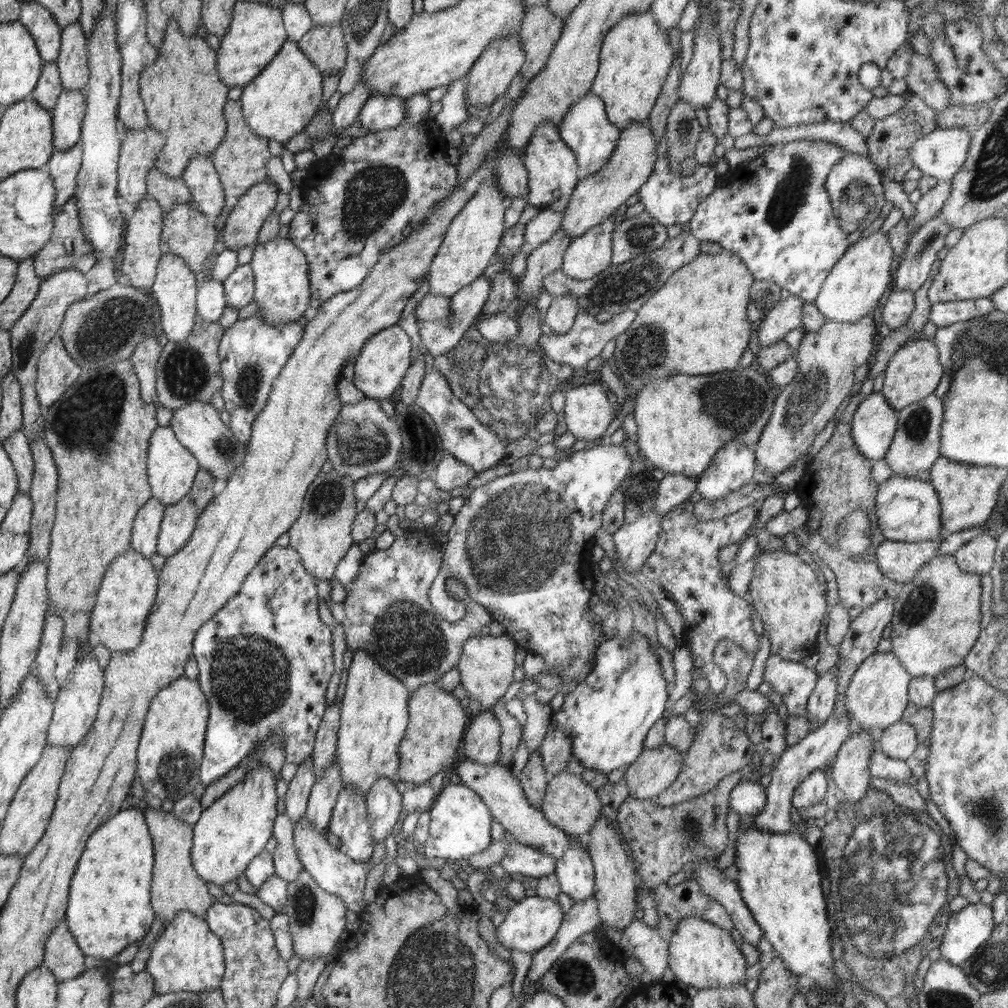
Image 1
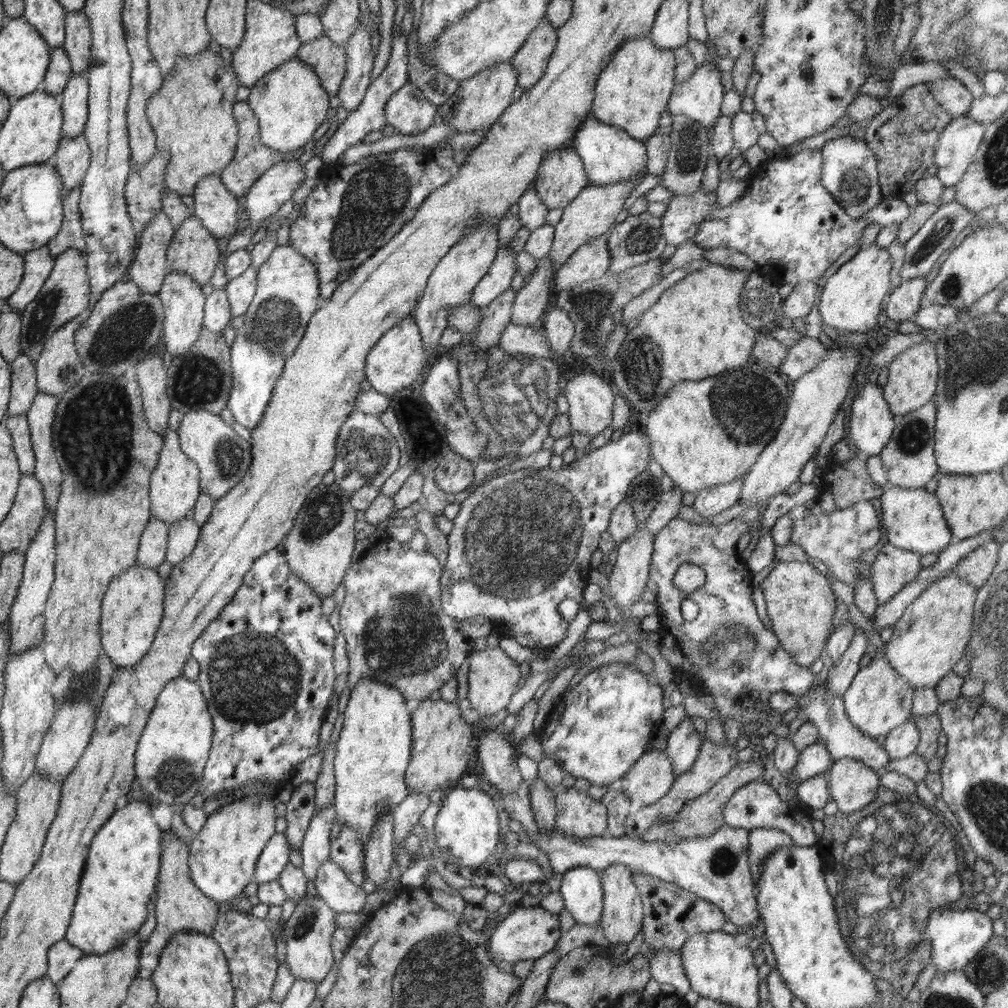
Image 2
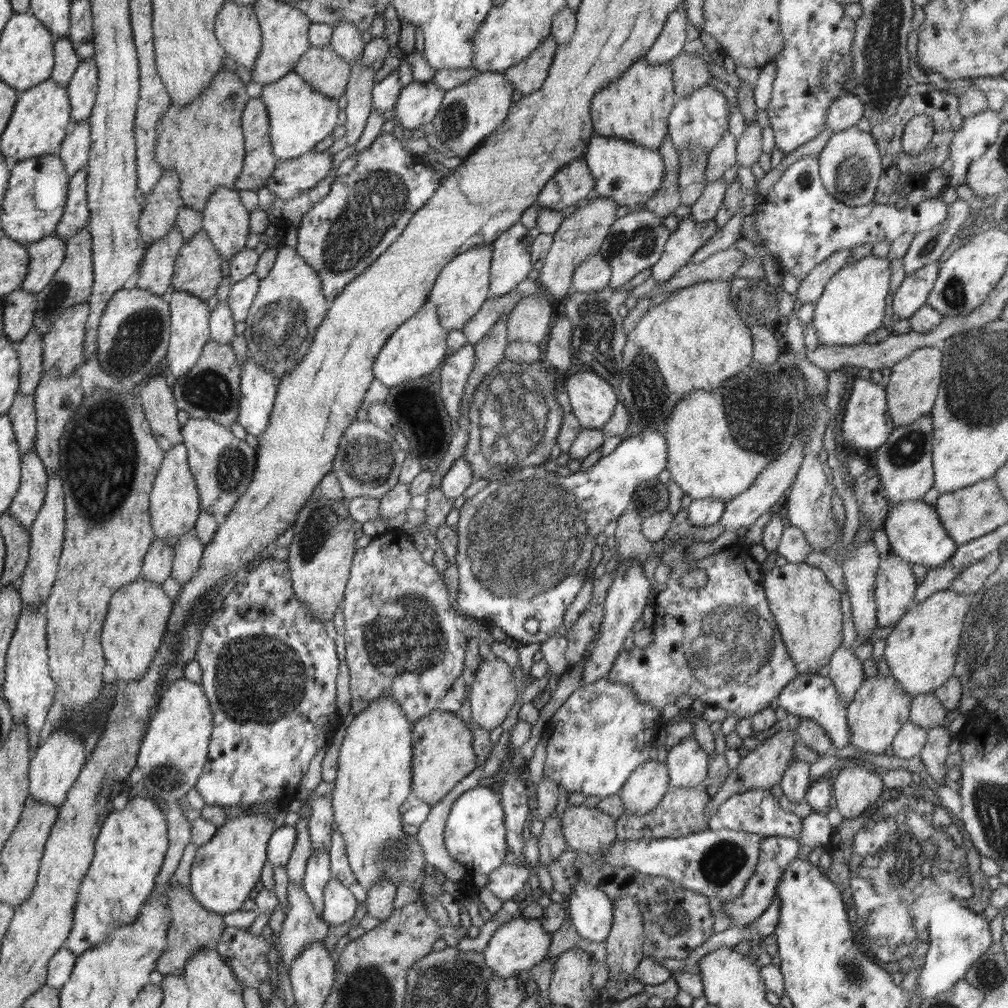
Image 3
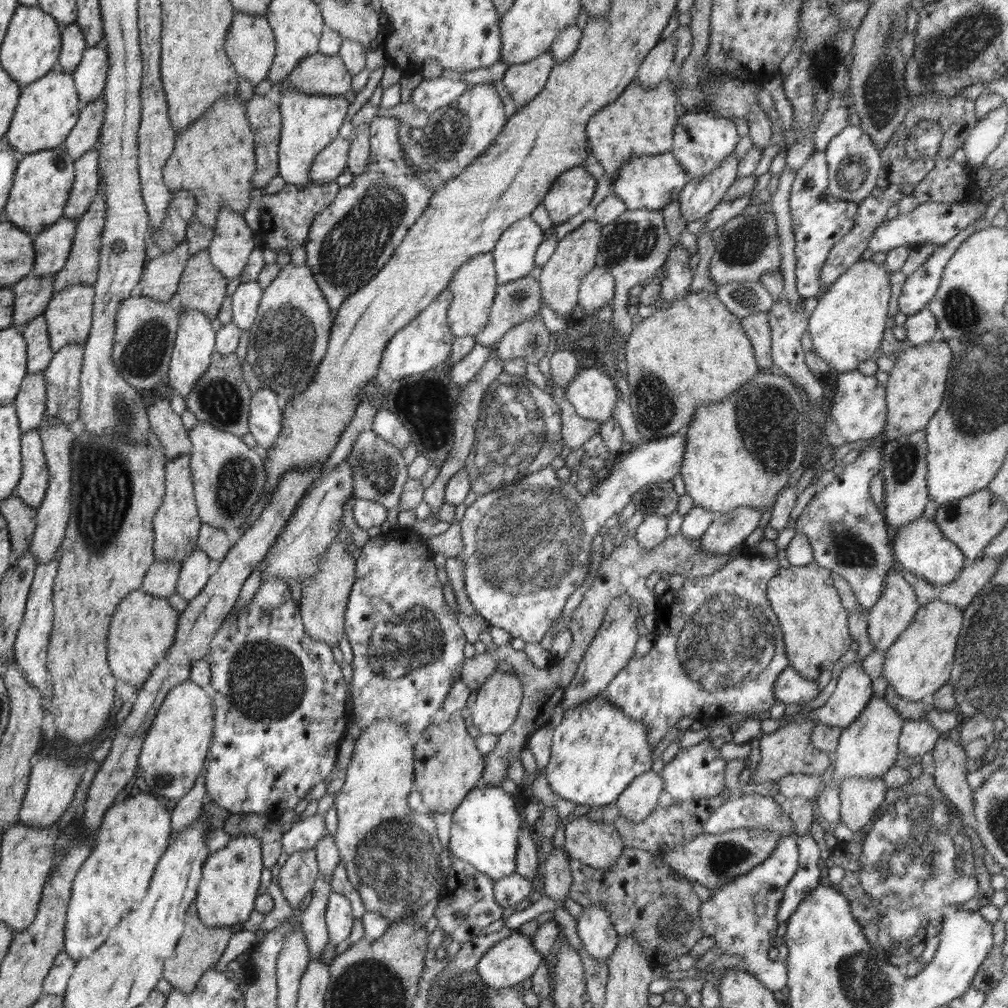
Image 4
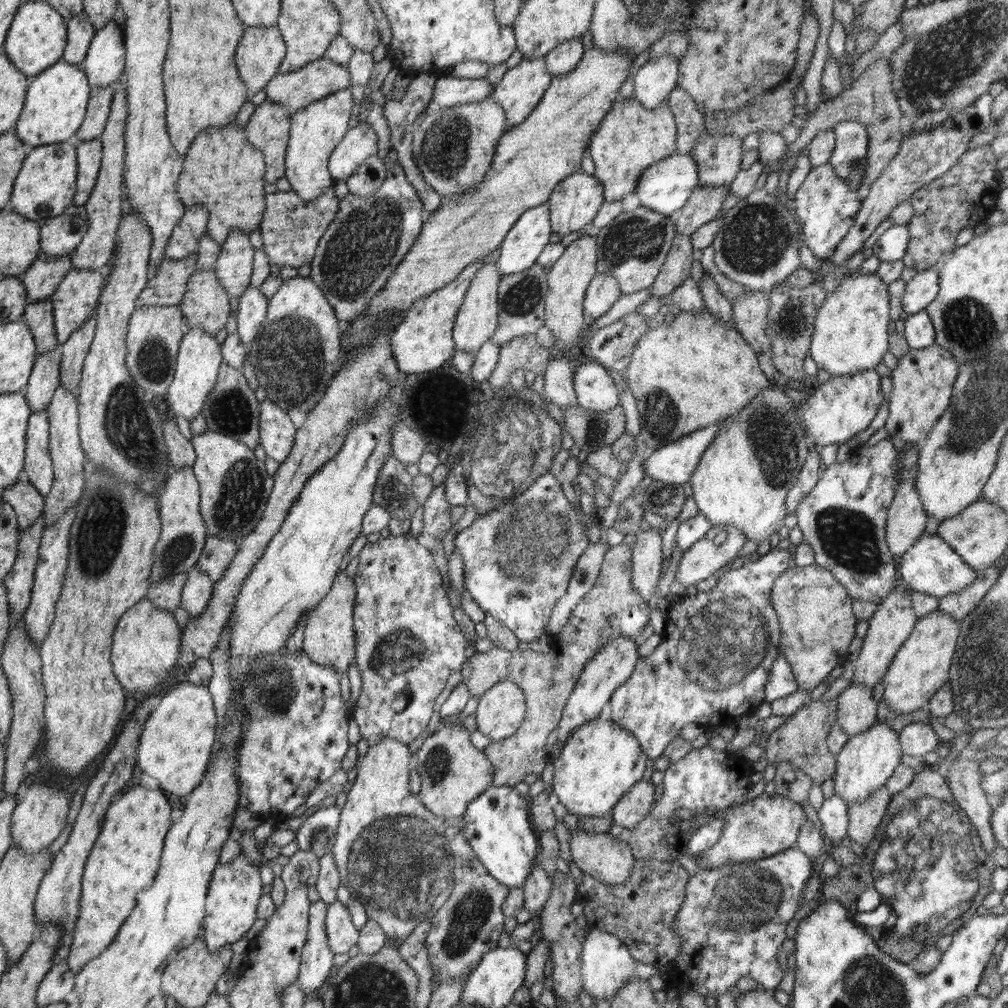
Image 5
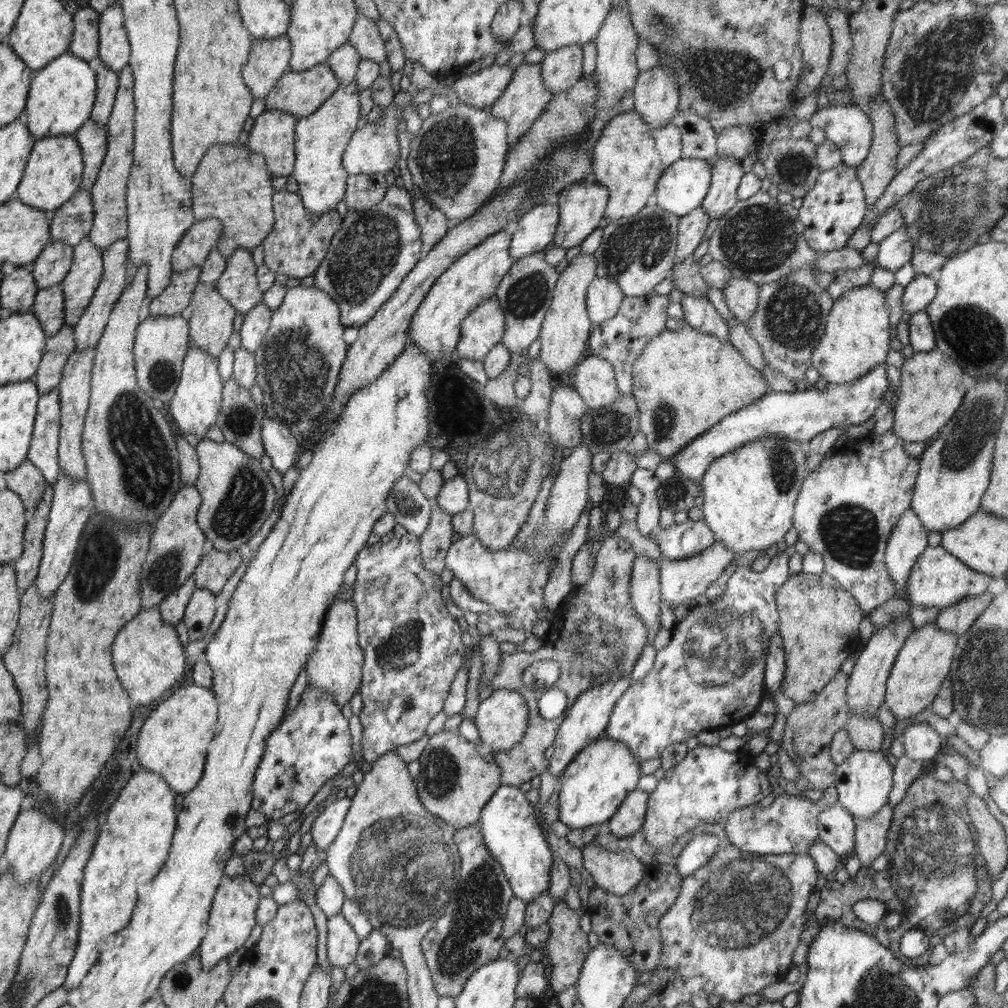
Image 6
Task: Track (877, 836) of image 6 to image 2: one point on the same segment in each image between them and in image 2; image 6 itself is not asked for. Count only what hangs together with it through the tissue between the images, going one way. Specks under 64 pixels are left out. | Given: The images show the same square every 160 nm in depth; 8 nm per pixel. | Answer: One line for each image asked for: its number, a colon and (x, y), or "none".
2: (853, 785)
3: (855, 788)
4: (860, 798)
5: (865, 816)

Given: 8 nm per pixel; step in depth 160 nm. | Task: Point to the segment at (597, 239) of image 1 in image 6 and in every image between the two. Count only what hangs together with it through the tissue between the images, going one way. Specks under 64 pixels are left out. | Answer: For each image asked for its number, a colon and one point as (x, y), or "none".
2: (590, 261)
3: (594, 274)
4: (597, 288)
5: (603, 290)
6: (603, 297)

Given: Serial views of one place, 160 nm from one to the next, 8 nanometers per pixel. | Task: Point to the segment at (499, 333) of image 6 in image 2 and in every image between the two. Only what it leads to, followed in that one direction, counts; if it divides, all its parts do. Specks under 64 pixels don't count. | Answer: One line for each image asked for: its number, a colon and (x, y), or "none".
2: (451, 283)
3: (461, 287)
4: (473, 286)
5: (476, 320)

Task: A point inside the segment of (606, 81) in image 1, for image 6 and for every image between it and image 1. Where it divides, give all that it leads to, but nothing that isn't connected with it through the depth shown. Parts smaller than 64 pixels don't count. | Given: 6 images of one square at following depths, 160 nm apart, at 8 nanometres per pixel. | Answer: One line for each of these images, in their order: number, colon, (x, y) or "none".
2: (632, 92)
3: (636, 106)
4: (640, 121)
5: (630, 138)
6: (629, 157)

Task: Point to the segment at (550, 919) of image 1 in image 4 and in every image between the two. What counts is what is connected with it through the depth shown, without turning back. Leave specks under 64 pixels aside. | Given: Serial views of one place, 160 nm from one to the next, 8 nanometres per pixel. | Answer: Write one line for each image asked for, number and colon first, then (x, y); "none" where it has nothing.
2: (527, 933)
3: (516, 946)
4: (508, 963)

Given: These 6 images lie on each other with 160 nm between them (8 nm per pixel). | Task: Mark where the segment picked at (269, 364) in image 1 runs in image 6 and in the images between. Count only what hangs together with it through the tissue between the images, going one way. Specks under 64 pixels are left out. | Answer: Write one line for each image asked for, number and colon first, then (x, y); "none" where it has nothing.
2: (255, 369)
3: (258, 389)
4: (265, 415)
5: (277, 433)
6: (280, 445)

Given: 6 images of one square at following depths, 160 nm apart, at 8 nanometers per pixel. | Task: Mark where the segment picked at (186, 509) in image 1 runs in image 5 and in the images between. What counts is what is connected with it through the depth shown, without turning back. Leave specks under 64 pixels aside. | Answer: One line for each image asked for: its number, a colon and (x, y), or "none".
2: (182, 537)
3: (188, 552)
4: (194, 573)
5: (196, 593)

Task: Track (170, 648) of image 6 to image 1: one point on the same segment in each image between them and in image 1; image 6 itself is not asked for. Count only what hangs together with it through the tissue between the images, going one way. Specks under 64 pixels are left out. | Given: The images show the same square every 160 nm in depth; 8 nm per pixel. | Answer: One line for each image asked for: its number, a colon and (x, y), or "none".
1: (128, 589)
2: (131, 613)
3: (133, 630)
4: (143, 629)
5: (147, 641)

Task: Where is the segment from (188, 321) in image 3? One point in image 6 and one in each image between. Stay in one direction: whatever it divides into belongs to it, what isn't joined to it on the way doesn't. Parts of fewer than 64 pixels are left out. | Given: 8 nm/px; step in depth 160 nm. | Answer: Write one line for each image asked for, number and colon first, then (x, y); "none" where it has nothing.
4: (195, 342)
5: (199, 356)
6: (197, 401)

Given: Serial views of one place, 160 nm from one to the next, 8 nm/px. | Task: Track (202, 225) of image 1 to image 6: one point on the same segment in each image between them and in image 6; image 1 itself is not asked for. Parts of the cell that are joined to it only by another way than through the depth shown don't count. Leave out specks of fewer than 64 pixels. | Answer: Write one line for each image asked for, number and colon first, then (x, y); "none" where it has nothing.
2: (193, 250)
3: (197, 271)
4: (201, 287)
5: (205, 305)
6: (210, 326)

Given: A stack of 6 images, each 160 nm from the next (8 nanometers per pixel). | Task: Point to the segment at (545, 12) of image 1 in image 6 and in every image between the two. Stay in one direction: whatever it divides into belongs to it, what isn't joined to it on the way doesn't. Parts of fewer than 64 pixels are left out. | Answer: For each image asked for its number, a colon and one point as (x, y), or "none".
2: (531, 60)
3: (527, 76)
4: (524, 81)
5: (522, 86)
6: (525, 97)

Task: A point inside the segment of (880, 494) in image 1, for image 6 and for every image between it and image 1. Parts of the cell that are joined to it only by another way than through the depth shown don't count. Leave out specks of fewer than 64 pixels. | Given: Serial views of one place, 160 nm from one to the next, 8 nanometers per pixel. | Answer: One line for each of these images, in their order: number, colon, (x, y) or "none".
2: (912, 519)
3: (915, 533)
4: (921, 548)
5: (930, 566)
6: (939, 580)

